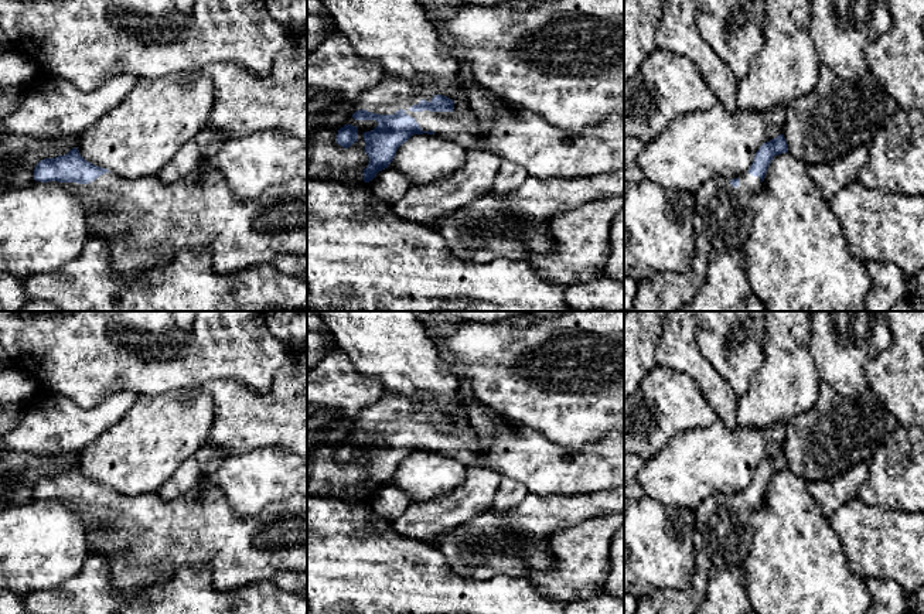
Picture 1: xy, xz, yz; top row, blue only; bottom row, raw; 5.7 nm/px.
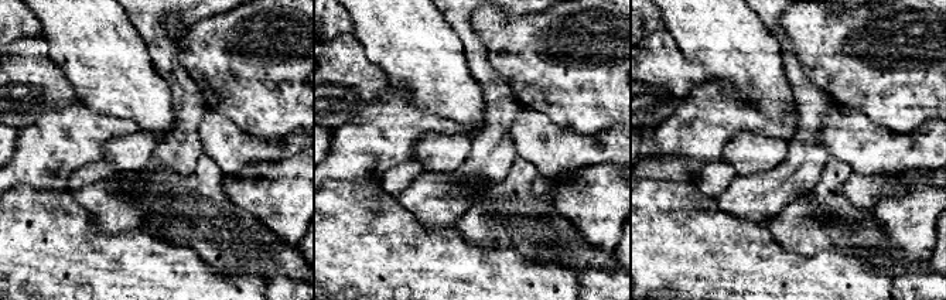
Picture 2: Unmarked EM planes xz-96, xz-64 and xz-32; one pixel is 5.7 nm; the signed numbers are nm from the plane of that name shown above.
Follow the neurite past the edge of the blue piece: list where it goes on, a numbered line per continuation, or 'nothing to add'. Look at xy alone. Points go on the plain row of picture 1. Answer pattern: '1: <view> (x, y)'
1: xy (200, 526)

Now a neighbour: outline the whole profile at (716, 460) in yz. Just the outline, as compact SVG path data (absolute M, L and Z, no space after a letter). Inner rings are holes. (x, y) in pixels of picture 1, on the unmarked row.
M719 417L709 427L676 434L638 473L645 497L665 506L696 509L712 495L730 499L749 490L760 464L784 450L788 423L729 429Z

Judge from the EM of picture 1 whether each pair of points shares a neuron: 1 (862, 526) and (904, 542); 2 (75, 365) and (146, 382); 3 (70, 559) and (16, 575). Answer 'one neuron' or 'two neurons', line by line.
1: one neuron
2: one neuron
3: one neuron

